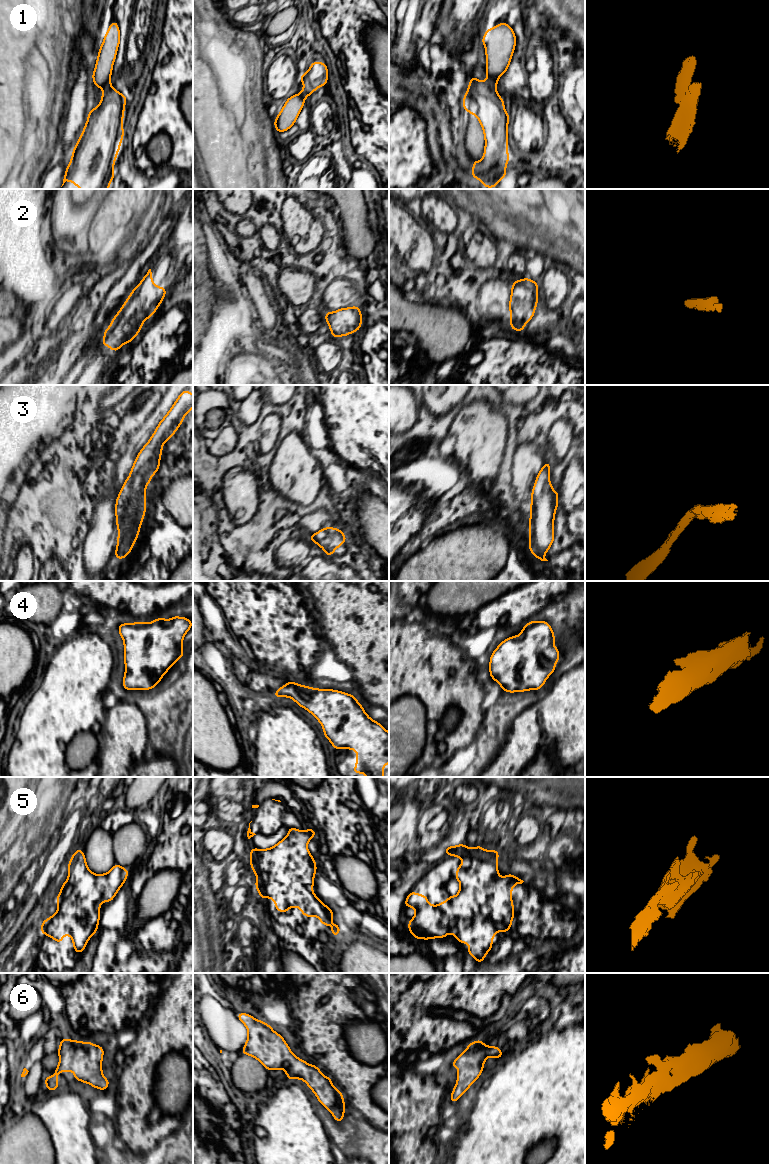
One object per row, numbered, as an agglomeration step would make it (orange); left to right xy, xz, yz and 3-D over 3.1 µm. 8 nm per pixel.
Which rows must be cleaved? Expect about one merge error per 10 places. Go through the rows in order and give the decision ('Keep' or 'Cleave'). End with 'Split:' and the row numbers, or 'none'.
1: Cleave
2: Keep
3: Keep
4: Keep
5: Keep
6: Keep
Split: 1

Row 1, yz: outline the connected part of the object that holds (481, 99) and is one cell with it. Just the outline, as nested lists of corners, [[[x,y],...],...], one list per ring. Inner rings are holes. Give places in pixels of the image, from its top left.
[[[472,76],[463,97],[463,109],[478,118],[485,138],[484,156],[480,161],[472,161],[471,173],[486,188],[494,188],[506,176],[509,161],[507,125],[510,120],[504,100],[492,81],[481,82]]]

